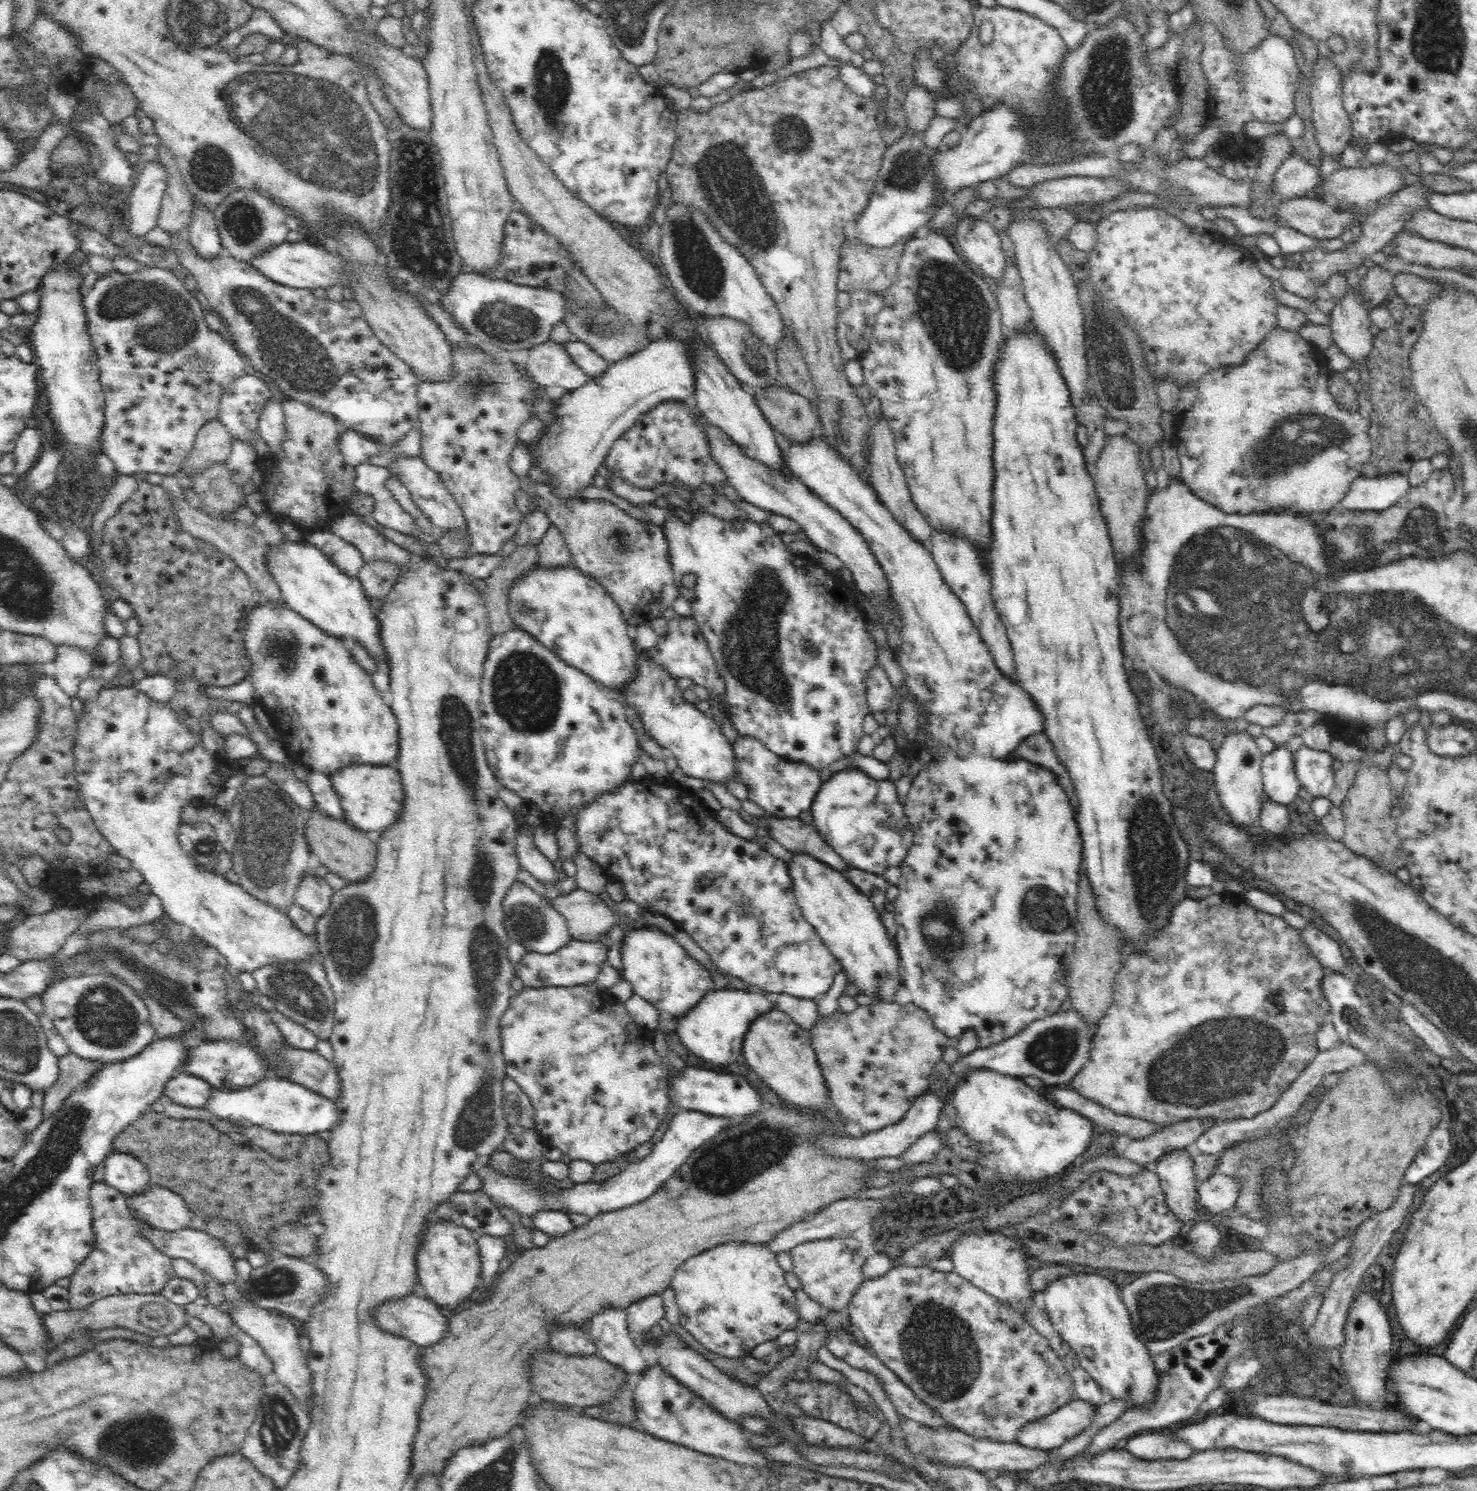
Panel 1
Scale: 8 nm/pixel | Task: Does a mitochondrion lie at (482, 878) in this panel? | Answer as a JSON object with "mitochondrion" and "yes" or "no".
{"mitochondrion":"yes"}

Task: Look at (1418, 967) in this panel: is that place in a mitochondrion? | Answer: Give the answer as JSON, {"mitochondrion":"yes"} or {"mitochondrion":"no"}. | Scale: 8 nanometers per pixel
{"mitochondrion":"yes"}

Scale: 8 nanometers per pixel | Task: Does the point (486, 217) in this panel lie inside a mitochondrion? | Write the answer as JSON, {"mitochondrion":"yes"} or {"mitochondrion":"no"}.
{"mitochondrion":"no"}

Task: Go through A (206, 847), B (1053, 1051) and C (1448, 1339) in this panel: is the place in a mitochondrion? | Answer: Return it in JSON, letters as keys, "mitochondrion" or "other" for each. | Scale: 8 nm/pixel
{"A":"mitochondrion","B":"mitochondrion","C":"other"}

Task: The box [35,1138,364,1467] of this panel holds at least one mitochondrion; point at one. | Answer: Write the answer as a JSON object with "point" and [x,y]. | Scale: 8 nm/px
{"point":[278,1411]}

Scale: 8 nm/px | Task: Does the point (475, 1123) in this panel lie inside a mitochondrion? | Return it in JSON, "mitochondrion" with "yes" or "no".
{"mitochondrion":"yes"}

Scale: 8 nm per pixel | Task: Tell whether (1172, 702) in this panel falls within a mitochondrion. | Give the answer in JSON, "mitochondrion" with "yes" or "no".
{"mitochondrion":"yes"}

